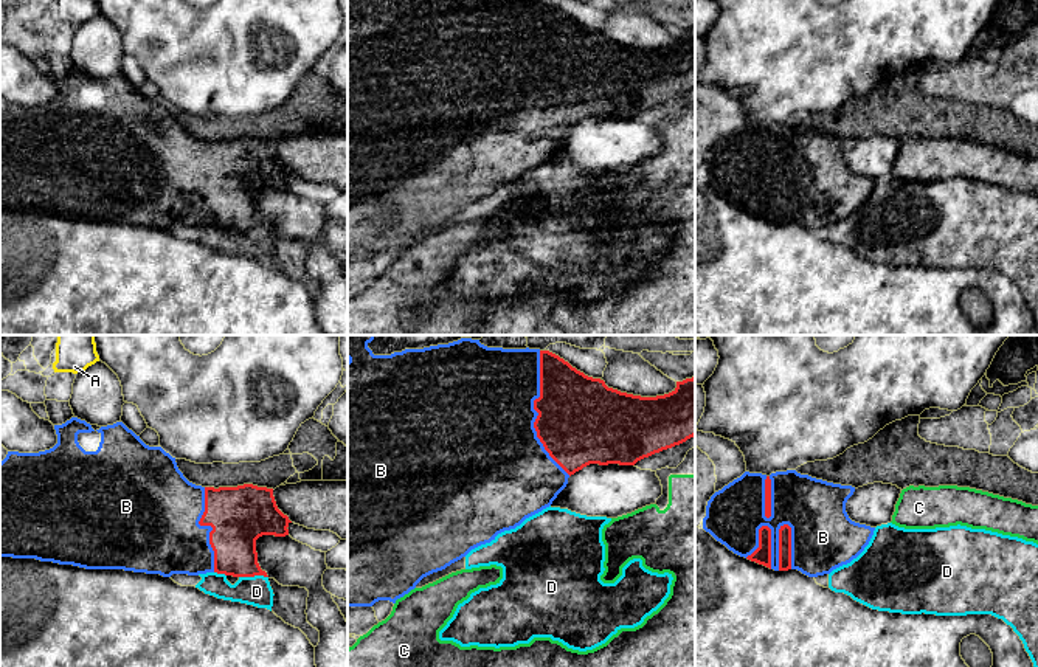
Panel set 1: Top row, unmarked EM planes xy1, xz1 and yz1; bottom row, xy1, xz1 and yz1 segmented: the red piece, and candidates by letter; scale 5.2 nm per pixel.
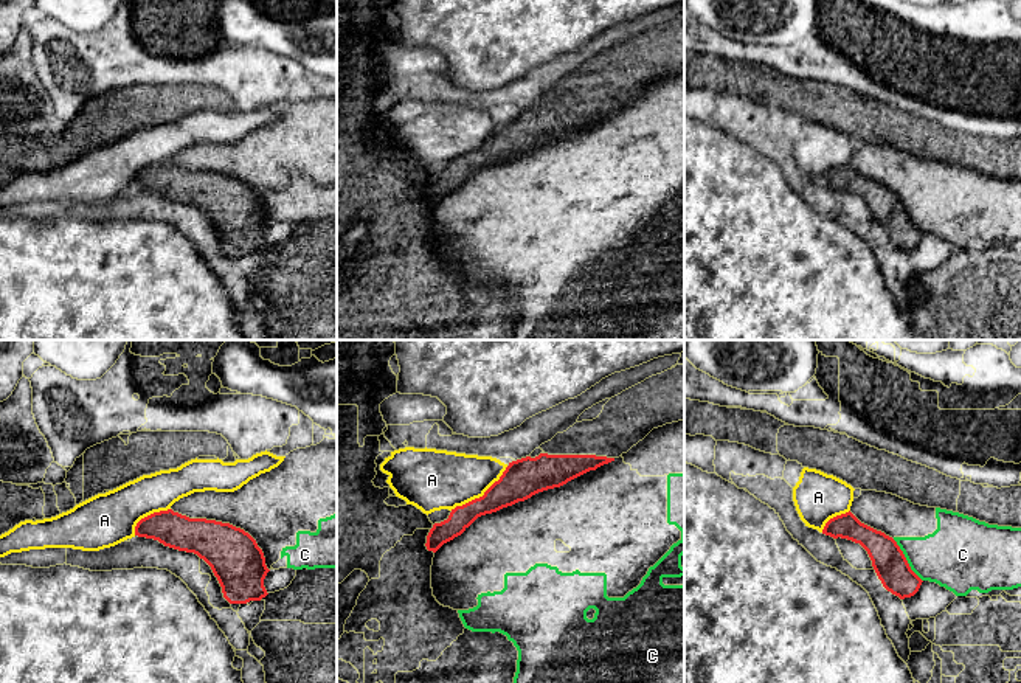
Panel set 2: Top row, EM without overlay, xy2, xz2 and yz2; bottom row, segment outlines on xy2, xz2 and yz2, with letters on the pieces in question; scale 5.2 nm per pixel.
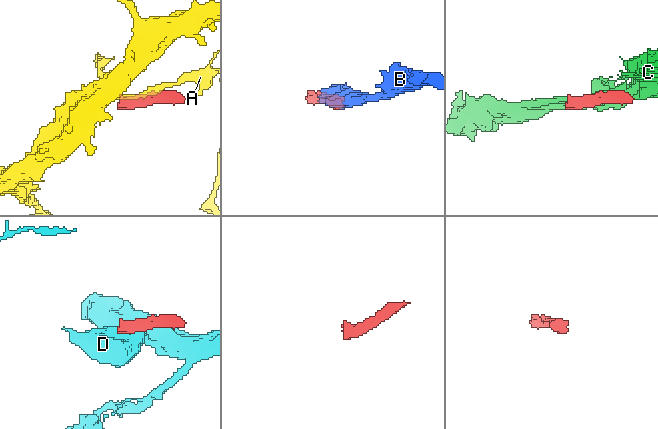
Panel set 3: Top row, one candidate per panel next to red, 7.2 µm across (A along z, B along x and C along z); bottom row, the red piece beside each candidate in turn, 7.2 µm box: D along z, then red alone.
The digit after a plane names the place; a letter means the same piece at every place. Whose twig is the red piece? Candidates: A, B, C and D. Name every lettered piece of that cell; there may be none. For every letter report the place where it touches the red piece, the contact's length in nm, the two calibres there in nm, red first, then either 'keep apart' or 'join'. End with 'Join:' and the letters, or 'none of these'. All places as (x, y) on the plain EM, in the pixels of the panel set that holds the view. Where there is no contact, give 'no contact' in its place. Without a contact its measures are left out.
A: meets red in xz2 at (480, 149); contact 380 nm long; 200 nm thick on the red side, 320 nm on the other; keep apart
B: meets red in xz1 at (537, 64); contact 650 nm long; 460 nm thick on the red side, 460 nm on the other; join
C: meets red in yz2 at (906, 213); contact 280 nm long; 170 nm thick on the red side, 340 nm on the other; keep apart
D: meets red in xy1 at (253, 228); contact 150 nm long; 240 nm thick on the red side, 150 nm on the other; keep apart
Join: B

